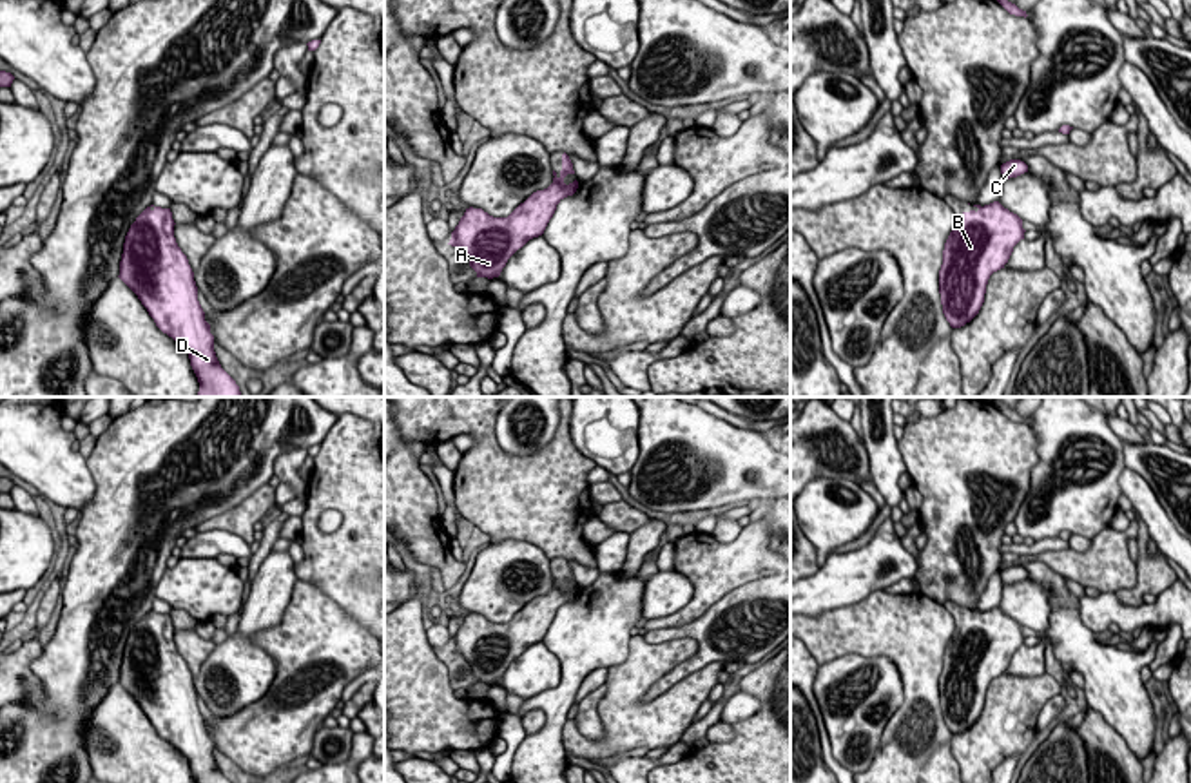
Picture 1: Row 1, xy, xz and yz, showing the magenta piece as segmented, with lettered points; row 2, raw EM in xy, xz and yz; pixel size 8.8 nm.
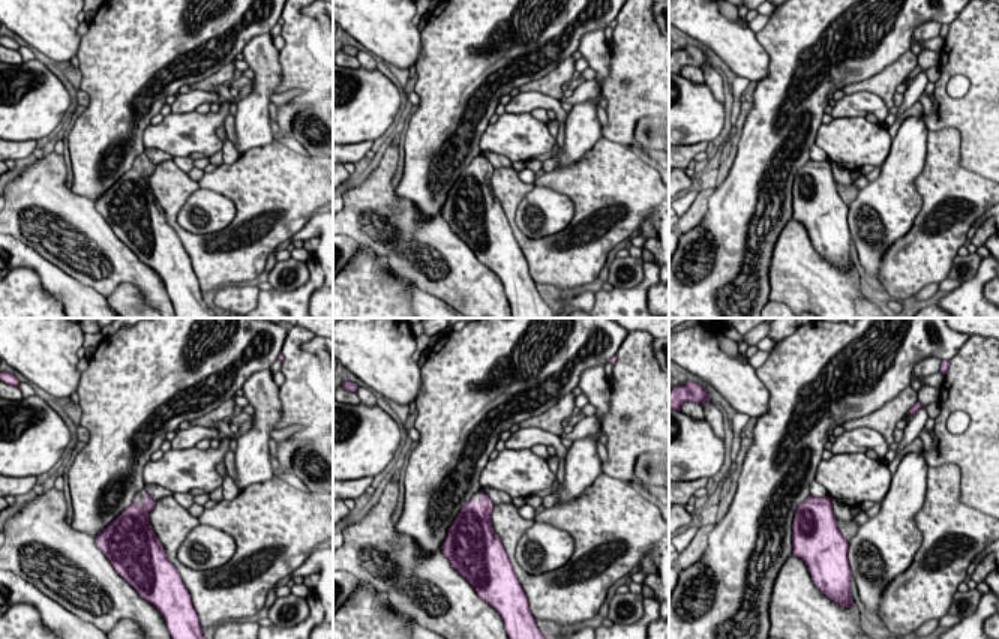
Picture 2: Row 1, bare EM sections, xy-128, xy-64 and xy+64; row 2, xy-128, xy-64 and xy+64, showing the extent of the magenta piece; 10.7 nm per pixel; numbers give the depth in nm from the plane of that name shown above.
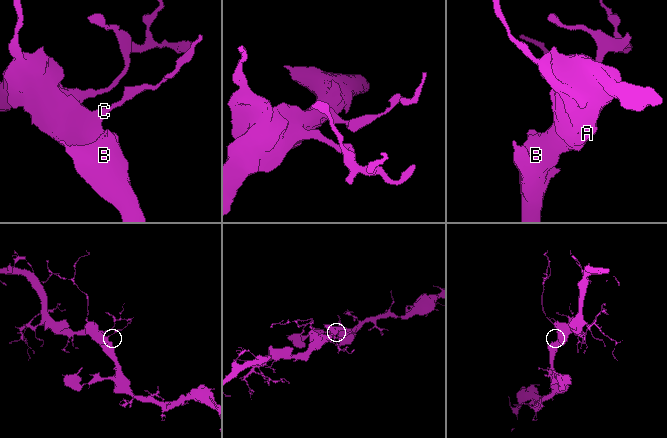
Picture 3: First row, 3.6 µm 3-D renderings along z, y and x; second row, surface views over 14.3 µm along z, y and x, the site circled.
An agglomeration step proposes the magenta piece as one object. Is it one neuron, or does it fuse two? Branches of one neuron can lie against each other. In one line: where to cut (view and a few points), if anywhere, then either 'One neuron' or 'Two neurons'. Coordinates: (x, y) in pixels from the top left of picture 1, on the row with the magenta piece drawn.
No split. One neuron

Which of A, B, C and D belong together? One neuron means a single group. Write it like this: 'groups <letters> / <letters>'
groups A B C D

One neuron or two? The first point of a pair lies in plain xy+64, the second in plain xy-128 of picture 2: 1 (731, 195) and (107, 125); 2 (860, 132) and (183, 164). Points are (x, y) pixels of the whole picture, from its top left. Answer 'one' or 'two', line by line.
1: one
2: two

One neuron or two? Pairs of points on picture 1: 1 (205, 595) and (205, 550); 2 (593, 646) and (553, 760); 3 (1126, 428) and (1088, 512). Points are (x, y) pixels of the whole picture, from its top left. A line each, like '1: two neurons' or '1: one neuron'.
1: two neurons
2: one neuron
3: two neurons

